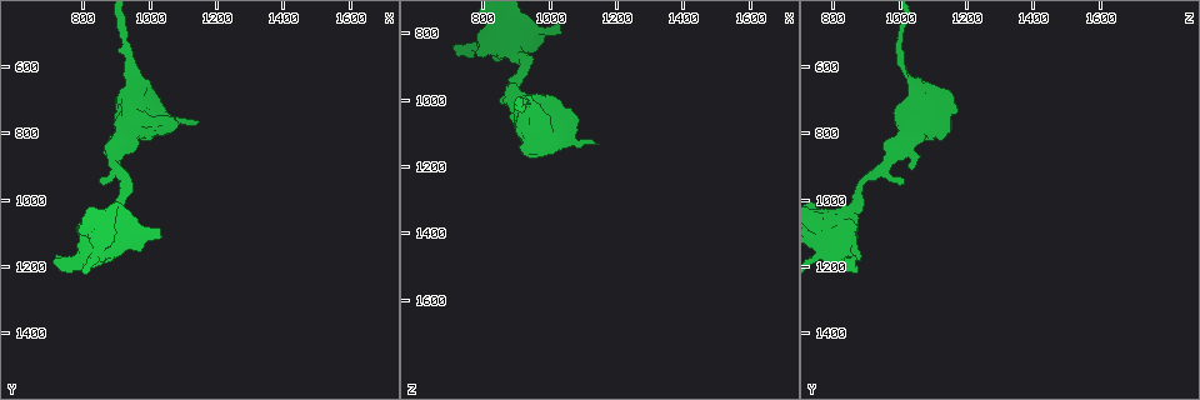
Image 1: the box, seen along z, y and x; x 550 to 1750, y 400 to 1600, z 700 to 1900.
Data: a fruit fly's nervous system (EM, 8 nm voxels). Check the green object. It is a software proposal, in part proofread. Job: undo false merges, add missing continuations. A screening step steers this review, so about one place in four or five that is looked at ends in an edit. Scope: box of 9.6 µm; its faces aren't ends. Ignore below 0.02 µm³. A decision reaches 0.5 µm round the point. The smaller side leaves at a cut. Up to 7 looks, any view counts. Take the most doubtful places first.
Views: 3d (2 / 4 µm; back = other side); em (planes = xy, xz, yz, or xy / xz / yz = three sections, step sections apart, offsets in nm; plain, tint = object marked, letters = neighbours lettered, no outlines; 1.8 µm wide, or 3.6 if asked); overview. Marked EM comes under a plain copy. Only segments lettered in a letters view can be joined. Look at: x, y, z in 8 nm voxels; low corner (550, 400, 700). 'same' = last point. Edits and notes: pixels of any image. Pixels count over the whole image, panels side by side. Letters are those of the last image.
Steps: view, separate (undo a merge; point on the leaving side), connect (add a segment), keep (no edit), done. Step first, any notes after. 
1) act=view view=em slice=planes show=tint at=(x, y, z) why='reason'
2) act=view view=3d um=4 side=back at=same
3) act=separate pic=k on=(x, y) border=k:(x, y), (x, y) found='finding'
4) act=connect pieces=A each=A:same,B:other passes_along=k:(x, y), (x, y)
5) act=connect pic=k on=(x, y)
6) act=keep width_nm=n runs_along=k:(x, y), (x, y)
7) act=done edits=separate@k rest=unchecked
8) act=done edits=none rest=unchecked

act=view view=em slice=xy step=16 show=letters at=(1140, 760, 1140) why='an open end'

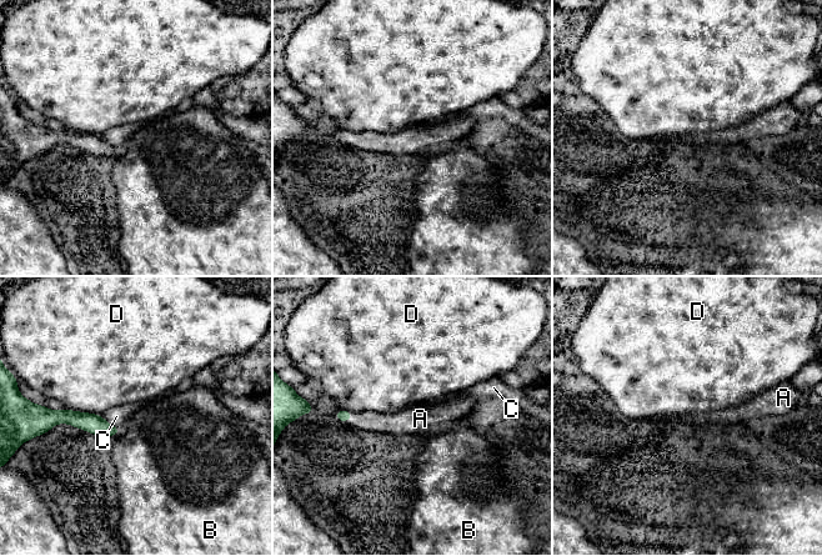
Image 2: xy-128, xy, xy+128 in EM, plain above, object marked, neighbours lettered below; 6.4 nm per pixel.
act=view view=em slice=planes show=letters at=same why='cut it another way'

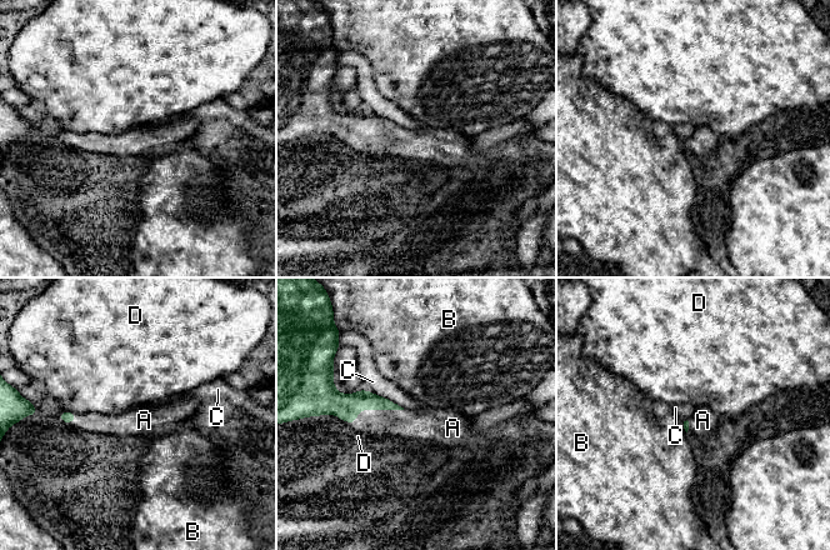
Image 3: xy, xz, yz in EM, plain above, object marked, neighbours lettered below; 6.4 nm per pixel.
act=connect pic=3 on=(408, 424) each=A:same,B:other,C:other,D:other found='the neuron continues'

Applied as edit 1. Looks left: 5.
act=view view=overview

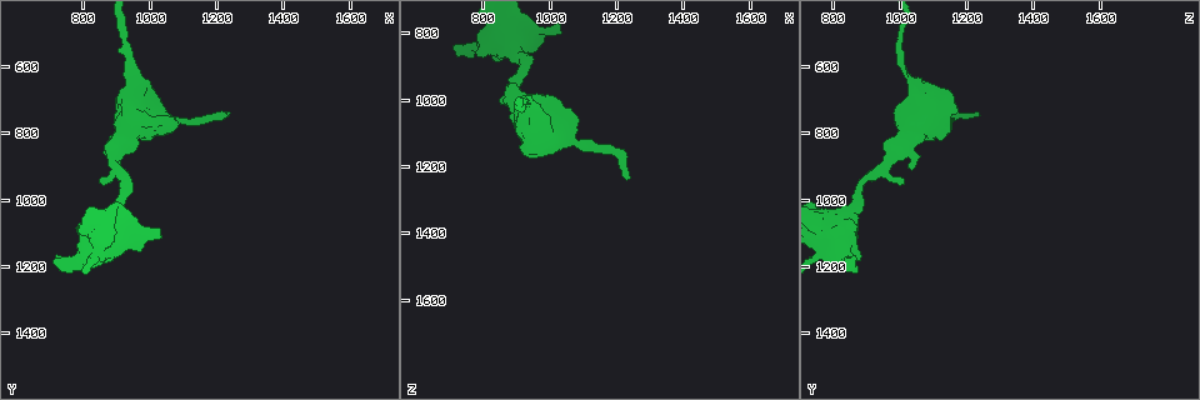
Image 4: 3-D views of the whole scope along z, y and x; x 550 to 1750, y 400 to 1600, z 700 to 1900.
act=view view=em um=3.6 slice=planes show=letters at=(800, 1170, 830)

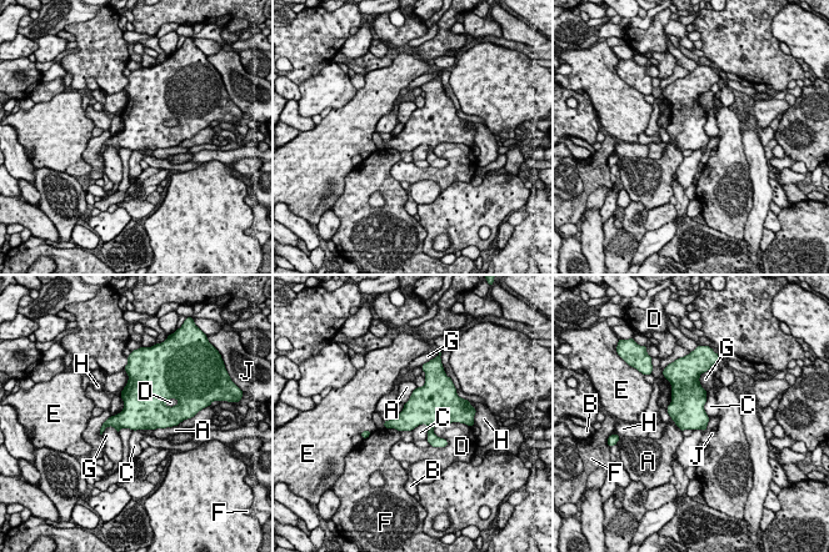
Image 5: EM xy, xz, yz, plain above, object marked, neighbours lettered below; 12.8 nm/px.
act=keep width_nm=400 each=A:other,B:other,C:other,D:other,E:other,F:other,G:other,H:other,J:other border=5:(429, 426), (419, 423), (411, 431) found='all the same neuron'

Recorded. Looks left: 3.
act=view view=em um=3.6 slice=yz step=16 show=letters at=(890, 900, 950) why='thick turns thin'

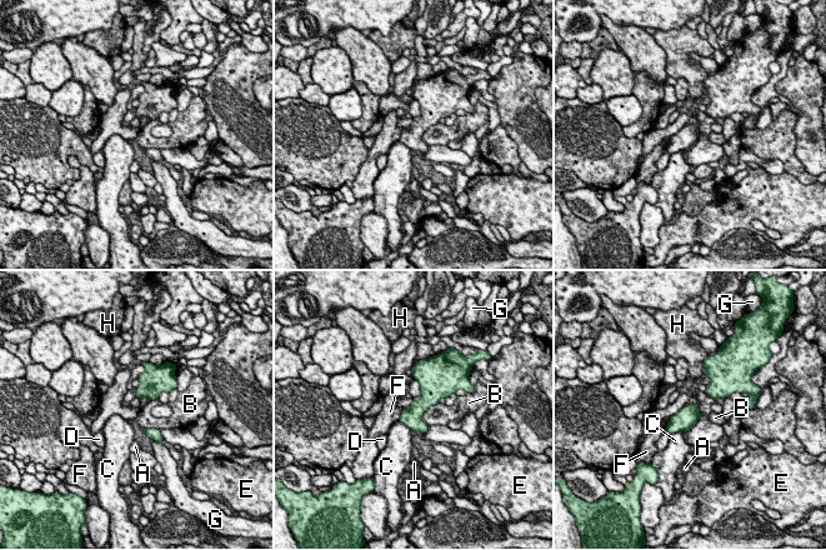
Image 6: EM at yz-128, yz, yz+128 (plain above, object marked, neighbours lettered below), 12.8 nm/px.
act=view view=em um=3.6 slice=planes show=letters at=same

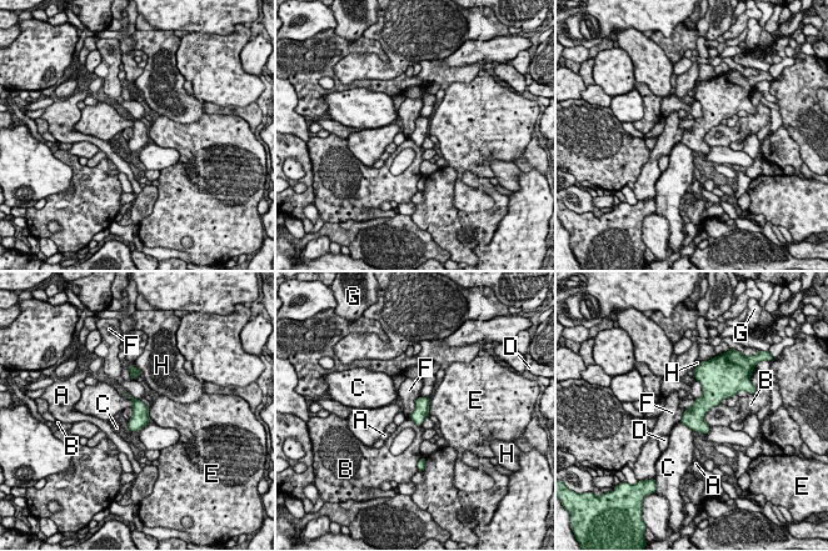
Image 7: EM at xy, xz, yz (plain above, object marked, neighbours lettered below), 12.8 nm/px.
act=keep each=A:other,B:other,C:other,D:other,E:other,F:other,G:other,H:other border=7:(419, 395), (415, 407), (407, 416) found='continuous, no second neuron'

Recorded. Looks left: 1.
act=done edits=connect@3 rest=unchecked

